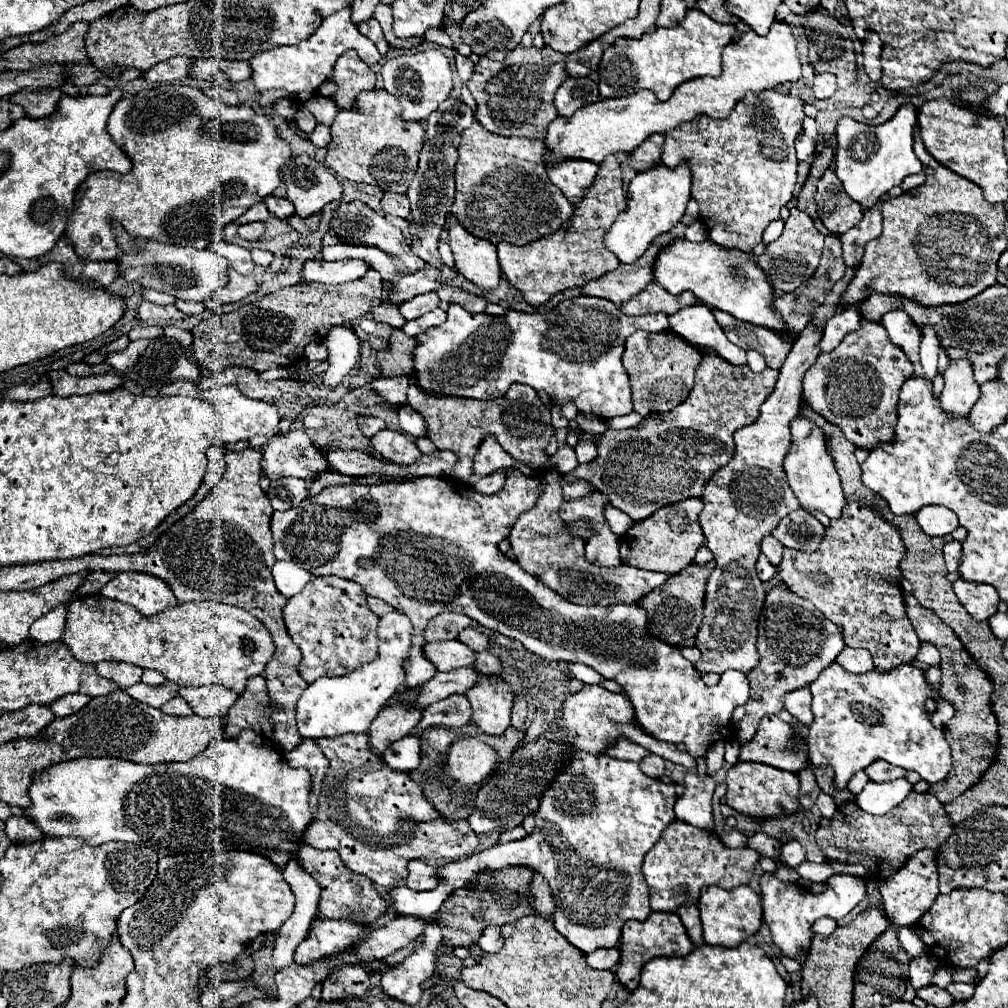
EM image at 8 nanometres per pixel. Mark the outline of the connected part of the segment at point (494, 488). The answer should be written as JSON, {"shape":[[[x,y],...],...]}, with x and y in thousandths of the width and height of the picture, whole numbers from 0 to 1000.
{"shape":[[[501,467],[487,469],[487,473],[469,473],[469,487],[477,491],[489,491],[493,489],[501,479]]]}

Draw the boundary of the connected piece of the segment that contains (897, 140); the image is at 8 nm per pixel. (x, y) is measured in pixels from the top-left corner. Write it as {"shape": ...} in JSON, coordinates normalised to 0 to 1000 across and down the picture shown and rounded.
{"shape":[[[896,102],[890,112],[874,124],[858,124],[844,116],[832,118],[828,172],[842,195],[852,199],[856,209],[868,203],[884,186],[894,184],[900,174],[916,170],[914,160],[906,150],[906,132],[910,126],[910,108],[904,102]]]}

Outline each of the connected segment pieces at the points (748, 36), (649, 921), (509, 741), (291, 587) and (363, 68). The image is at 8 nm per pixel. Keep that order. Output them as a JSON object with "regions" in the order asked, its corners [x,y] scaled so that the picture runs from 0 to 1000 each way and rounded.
{"regions":[[[[769,21],[761,35],[751,35],[747,29],[737,33],[731,41],[717,49],[717,72],[713,76],[695,76],[676,82],[666,98],[654,100],[648,90],[636,88],[624,96],[596,98],[580,104],[566,116],[553,116],[543,130],[541,144],[549,148],[551,156],[572,156],[596,162],[606,152],[622,152],[636,144],[648,132],[662,132],[672,122],[686,120],[691,114],[719,118],[741,90],[755,92],[771,88],[775,82],[787,82],[795,76],[795,55],[787,37],[787,25]]],[[[646,906],[640,914],[622,914],[616,924],[616,955],[612,961],[612,971],[624,981],[632,981],[636,959],[648,949],[680,949],[689,938],[684,934],[682,922],[678,920],[672,906]]],[[[505,721],[499,729],[493,729],[493,731],[475,727],[475,733],[481,735],[483,739],[491,741],[491,745],[495,747],[497,753],[505,753],[507,747],[511,745],[511,739],[513,739],[519,731],[521,731],[521,723],[509,723],[509,721]]],[[[275,557],[271,561],[269,568],[271,568],[275,586],[285,594],[299,588],[299,584],[309,574],[309,568],[305,564],[301,564],[299,561],[295,561],[293,557]]],[[[346,49],[342,51],[330,68],[330,80],[336,84],[330,98],[338,108],[346,108],[352,102],[352,96],[356,90],[370,88],[372,86],[372,72],[364,63],[358,61],[354,51]]]]}

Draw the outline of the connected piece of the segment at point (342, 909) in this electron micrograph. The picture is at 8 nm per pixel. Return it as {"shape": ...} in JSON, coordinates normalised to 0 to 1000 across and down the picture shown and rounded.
{"shape":[[[302,837],[297,841],[295,849],[301,862],[309,866],[318,878],[318,894],[316,894],[314,910],[326,910],[326,912],[352,910],[354,914],[360,914],[360,916],[372,916],[384,904],[384,894],[372,884],[370,876],[358,866],[348,866],[340,858],[334,844],[316,844],[316,842]]]}

